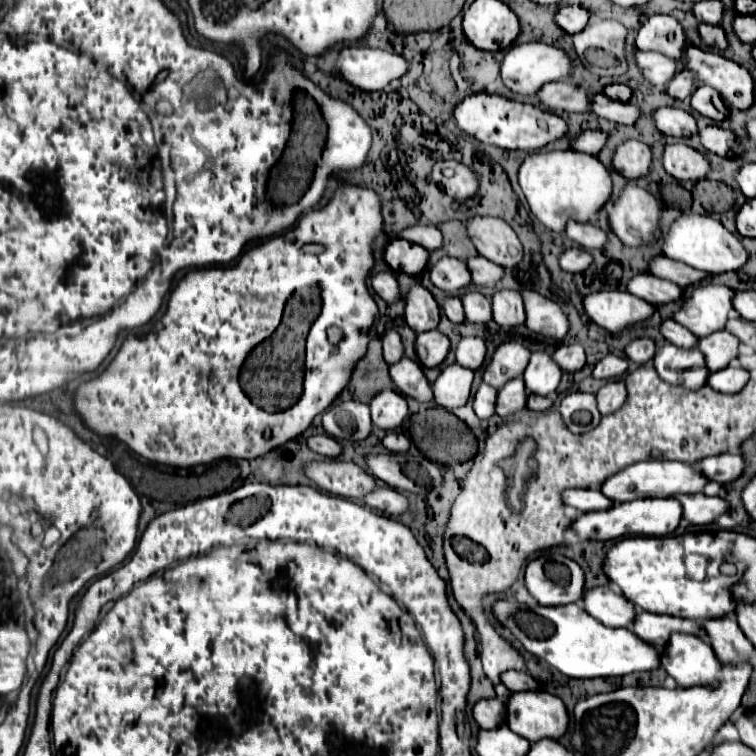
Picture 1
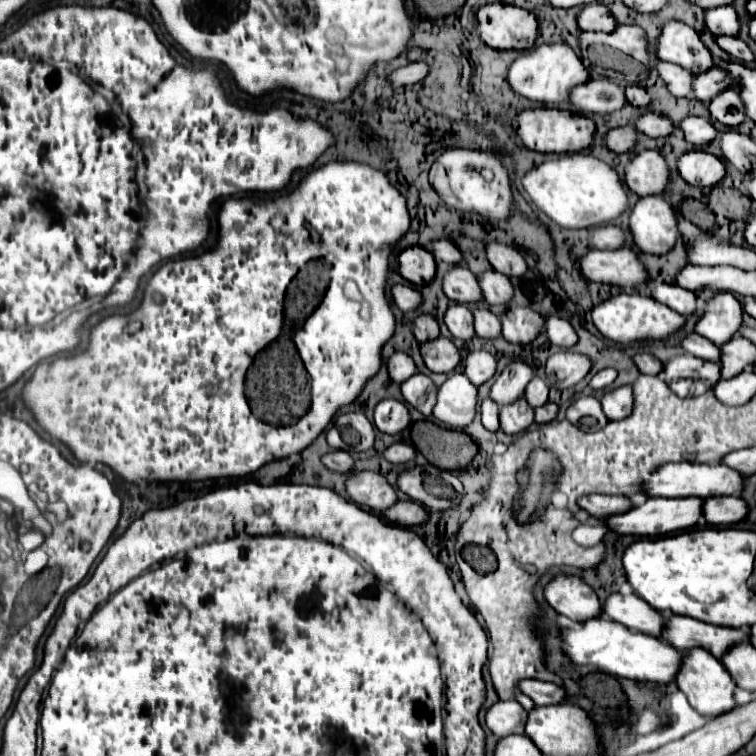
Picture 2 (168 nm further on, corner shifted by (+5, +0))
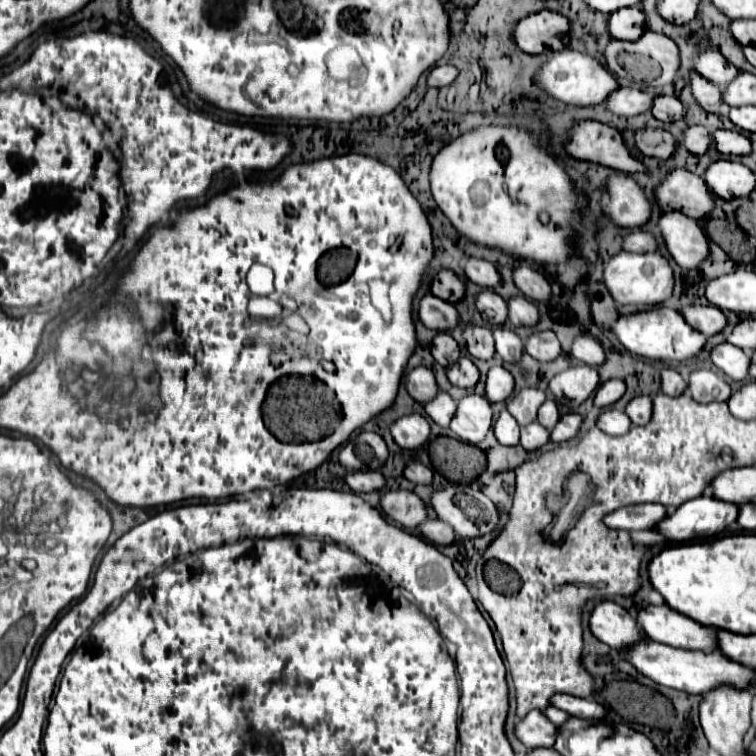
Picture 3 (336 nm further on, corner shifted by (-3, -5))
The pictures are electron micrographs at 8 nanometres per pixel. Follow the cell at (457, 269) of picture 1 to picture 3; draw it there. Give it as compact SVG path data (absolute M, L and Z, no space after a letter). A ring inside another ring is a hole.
M482 289L476 295L476 307L482 313L482 319L492 325L504 325L508 319L506 317L506 301L490 289Z

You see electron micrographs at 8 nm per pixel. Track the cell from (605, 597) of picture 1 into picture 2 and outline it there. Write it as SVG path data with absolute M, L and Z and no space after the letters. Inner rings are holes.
M612 594L604 602L604 616L624 624L626 628L642 634L650 634L658 638L658 632L662 632L662 612L650 608L646 600L642 600L636 594L622 596Z

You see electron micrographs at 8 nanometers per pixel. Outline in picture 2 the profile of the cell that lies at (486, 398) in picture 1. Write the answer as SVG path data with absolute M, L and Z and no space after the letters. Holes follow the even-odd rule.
M486 398L486 400L482 402L482 412L480 412L480 416L482 416L482 424L484 424L486 430L490 430L490 432L498 432L498 430L500 430L498 412L500 412L500 408L498 408L498 404L494 404L494 400Z

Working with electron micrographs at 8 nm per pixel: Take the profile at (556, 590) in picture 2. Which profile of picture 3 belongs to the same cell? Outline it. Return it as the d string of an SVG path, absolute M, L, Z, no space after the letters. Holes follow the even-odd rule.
M600 601L594 605L590 613L590 631L596 639L614 649L616 645L626 645L626 641L640 637L640 629L634 625L634 619L614 601Z

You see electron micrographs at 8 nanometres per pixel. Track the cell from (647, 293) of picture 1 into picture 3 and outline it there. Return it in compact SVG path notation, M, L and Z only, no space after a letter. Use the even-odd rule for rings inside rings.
M686 305L680 309L680 315L688 321L690 327L698 329L700 333L714 335L726 327L724 313L714 305Z

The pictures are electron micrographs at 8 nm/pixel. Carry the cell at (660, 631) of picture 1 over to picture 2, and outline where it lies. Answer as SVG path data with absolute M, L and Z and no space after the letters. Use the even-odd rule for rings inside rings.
M670 616L662 638L668 640L678 650L704 648L714 658L722 660L726 648L730 648L730 644L736 644L738 640L750 640L750 632L746 628L742 630L706 624L690 616Z

